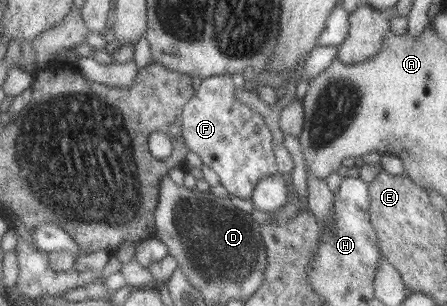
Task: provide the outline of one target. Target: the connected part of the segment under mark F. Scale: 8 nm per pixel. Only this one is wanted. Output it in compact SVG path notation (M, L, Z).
M232 76L205 78L185 103L181 130L188 150L195 152L205 166L219 176L219 182L231 196L250 199L255 185L277 175L274 142L268 124L235 96Z

